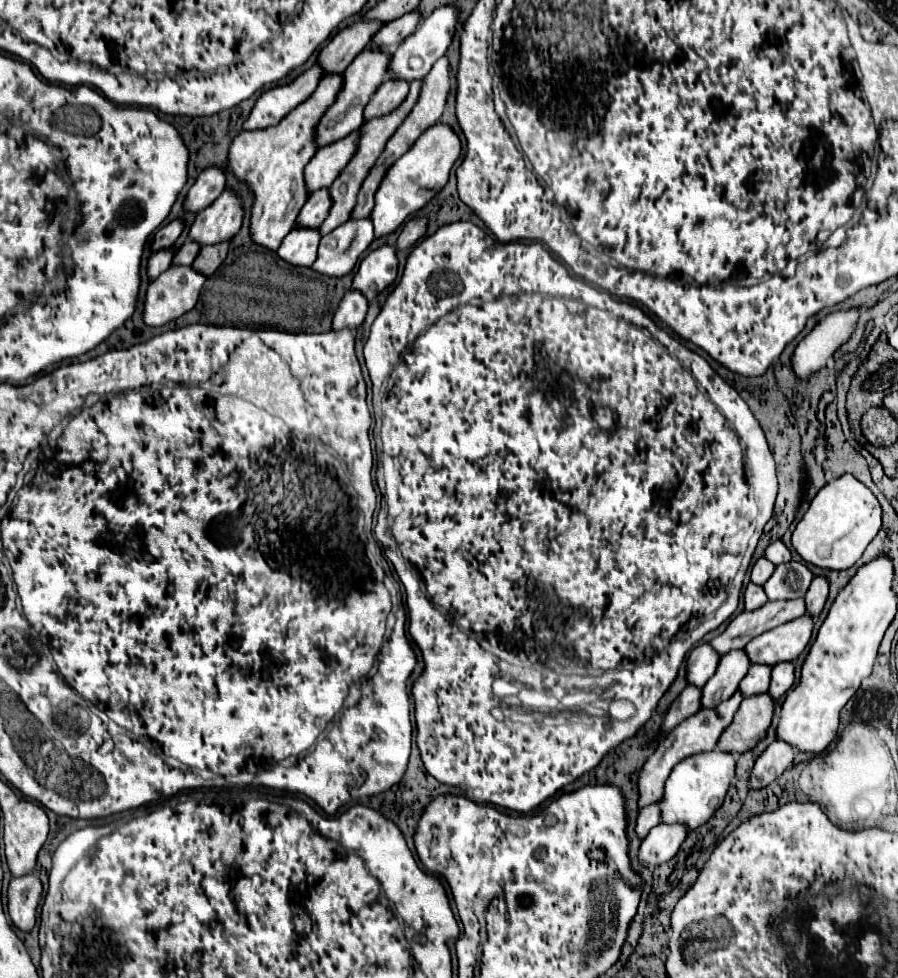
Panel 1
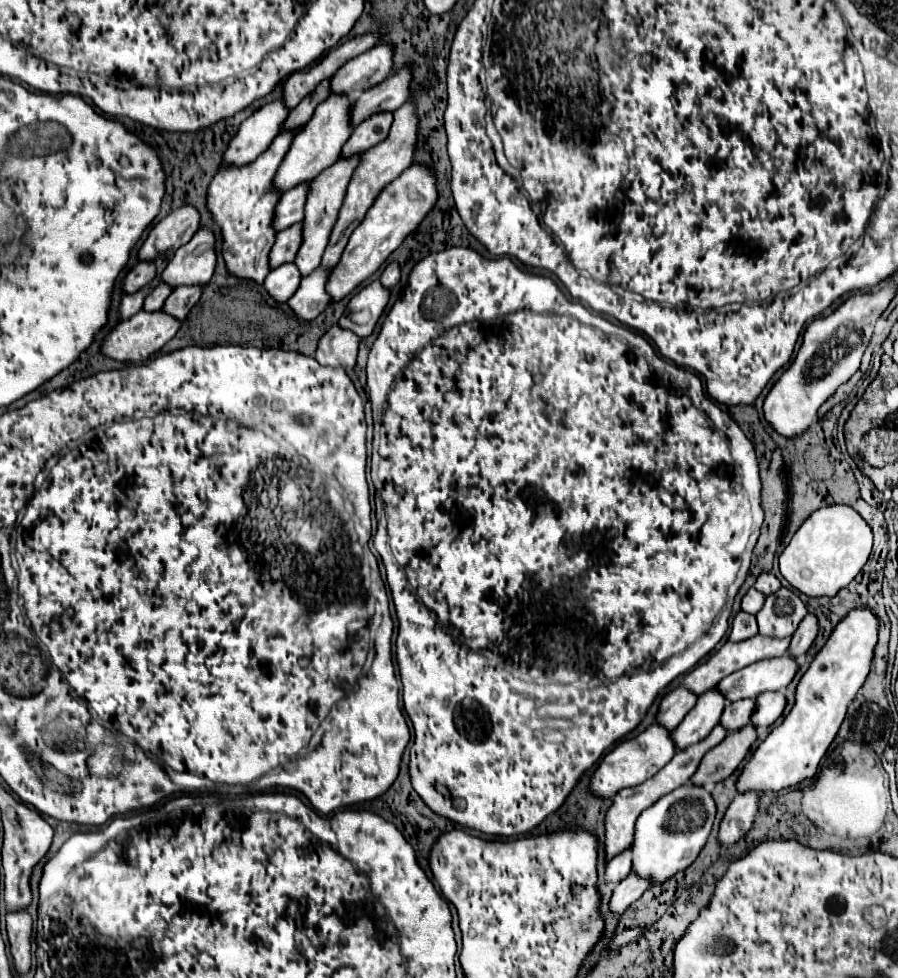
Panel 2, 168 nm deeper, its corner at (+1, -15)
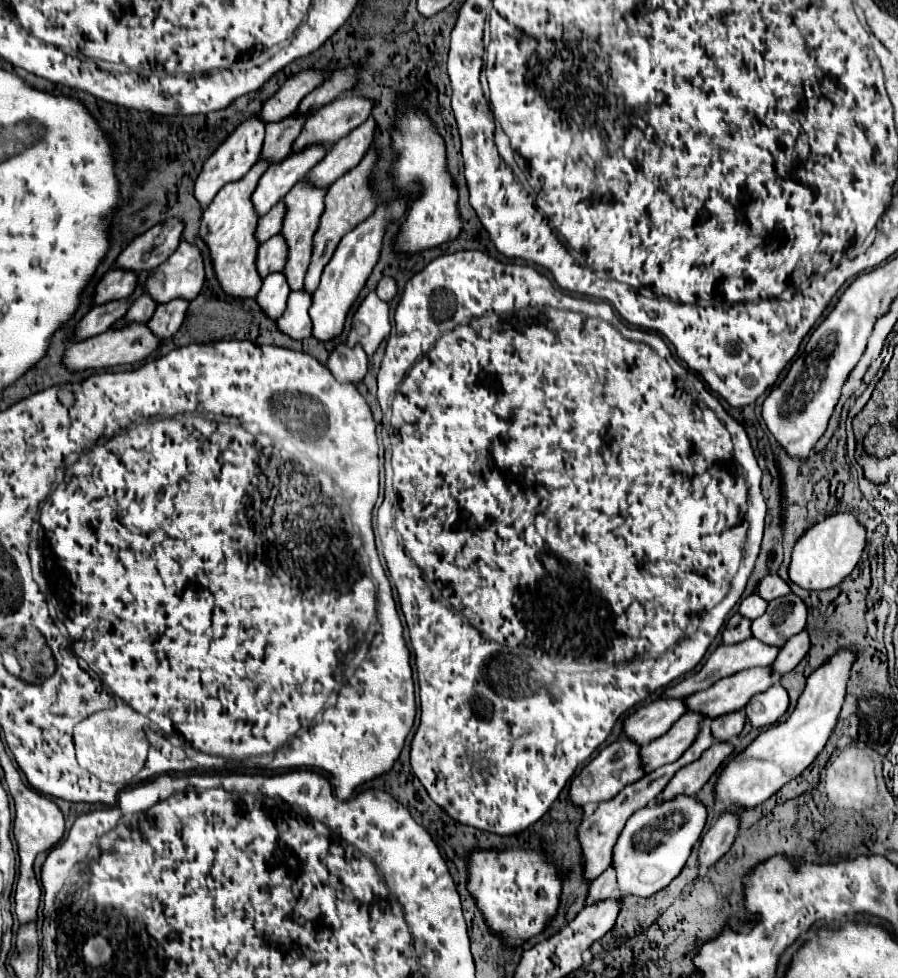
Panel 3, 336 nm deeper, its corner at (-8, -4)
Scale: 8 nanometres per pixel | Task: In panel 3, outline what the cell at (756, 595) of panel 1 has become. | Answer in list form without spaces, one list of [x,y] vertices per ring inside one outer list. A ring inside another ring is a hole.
[[[733,614],[733,616],[727,620],[727,624],[725,624],[723,632],[721,632],[723,644],[739,644],[739,642],[751,638],[749,626],[751,626],[751,620],[747,620],[747,618],[739,616],[739,614]]]

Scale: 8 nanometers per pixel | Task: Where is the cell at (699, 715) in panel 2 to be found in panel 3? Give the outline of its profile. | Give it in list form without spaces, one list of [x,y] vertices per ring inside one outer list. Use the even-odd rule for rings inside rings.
[[[687,712],[669,728],[669,732],[655,738],[647,746],[643,746],[641,748],[643,772],[651,774],[655,768],[661,768],[661,766],[677,760],[685,752],[685,748],[689,748],[691,742],[695,740],[701,720],[703,720],[701,714]]]

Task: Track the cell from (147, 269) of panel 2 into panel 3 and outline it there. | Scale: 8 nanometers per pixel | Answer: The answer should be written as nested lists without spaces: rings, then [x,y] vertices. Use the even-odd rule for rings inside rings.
[[[109,270],[95,286],[93,294],[93,304],[107,304],[119,298],[127,298],[133,294],[137,284],[137,278],[133,272],[123,272],[123,270]]]

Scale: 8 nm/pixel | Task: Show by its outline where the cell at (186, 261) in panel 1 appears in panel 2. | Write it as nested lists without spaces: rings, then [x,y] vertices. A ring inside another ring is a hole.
[[[158,283],[156,289],[152,289],[152,291],[148,293],[148,297],[146,297],[146,301],[144,301],[144,309],[146,309],[146,311],[156,311],[156,309],[160,309],[160,307],[164,305],[164,301],[168,299],[168,295],[170,295],[172,289],[174,289],[174,287],[170,287],[170,285]]]

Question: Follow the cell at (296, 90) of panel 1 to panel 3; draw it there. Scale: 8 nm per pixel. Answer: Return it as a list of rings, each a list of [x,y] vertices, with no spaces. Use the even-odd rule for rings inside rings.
[[[251,116],[239,128],[235,128],[235,132],[211,154],[211,158],[203,164],[203,170],[197,176],[195,190],[193,190],[197,202],[201,204],[201,210],[207,210],[207,206],[211,204],[211,200],[215,198],[215,194],[227,182],[235,182],[235,180],[243,178],[249,172],[249,168],[259,160],[259,150],[263,146],[263,136],[265,136],[265,124],[257,116]]]

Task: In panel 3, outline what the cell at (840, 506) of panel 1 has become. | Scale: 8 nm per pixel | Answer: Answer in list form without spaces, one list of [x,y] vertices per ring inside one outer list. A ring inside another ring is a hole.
[[[835,514],[807,530],[795,544],[789,580],[805,590],[827,590],[839,586],[851,574],[865,548],[865,528],[851,514]]]

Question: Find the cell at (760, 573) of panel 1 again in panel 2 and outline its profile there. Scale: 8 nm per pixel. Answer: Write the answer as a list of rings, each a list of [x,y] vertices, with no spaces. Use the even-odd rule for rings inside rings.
[[[750,587],[750,589],[748,589],[748,593],[746,593],[746,595],[744,595],[744,599],[742,599],[742,611],[756,615],[756,613],[762,609],[764,599],[766,599],[766,597],[764,597],[758,589]]]

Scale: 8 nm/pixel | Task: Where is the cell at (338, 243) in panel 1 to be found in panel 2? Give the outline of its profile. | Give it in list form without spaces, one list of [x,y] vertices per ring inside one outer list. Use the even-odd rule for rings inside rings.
[[[316,267],[310,275],[306,275],[298,287],[298,291],[290,297],[288,305],[300,319],[314,319],[318,317],[326,305],[332,301],[330,293],[326,291],[328,275],[334,273],[334,267]]]

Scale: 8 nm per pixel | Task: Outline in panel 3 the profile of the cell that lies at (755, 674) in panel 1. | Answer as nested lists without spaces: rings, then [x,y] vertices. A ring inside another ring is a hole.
[[[731,712],[727,716],[719,716],[711,722],[711,734],[715,736],[715,742],[727,742],[733,736],[739,736],[743,730],[745,718],[741,712]]]

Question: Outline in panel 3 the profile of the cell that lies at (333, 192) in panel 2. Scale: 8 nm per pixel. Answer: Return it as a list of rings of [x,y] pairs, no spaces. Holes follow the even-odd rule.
[[[297,182],[291,192],[283,198],[287,204],[287,216],[283,216],[283,228],[281,236],[287,240],[287,264],[283,268],[283,276],[287,276],[287,284],[291,290],[301,290],[303,288],[303,278],[311,260],[311,244],[313,244],[313,234],[319,224],[319,216],[323,214],[323,198],[327,190],[325,188],[311,188],[309,184]]]

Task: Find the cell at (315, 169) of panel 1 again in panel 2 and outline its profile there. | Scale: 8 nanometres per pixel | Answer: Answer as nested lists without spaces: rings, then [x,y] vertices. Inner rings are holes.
[[[310,181],[300,183],[298,187],[294,187],[282,195],[282,199],[278,201],[278,207],[276,207],[276,219],[274,219],[276,231],[282,231],[282,229],[302,221],[306,191],[310,191]]]

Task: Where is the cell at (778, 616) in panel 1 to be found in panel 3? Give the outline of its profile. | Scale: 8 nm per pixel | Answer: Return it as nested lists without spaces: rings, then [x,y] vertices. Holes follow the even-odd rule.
[[[749,638],[749,640],[745,640],[745,642],[741,642],[741,644],[733,644],[733,646],[719,646],[719,648],[715,648],[715,650],[711,652],[711,656],[709,656],[707,662],[701,666],[701,670],[697,670],[697,672],[685,676],[681,682],[669,686],[669,688],[661,694],[661,698],[685,698],[685,696],[689,696],[689,694],[695,694],[695,692],[699,692],[699,690],[709,688],[709,686],[715,684],[717,680],[721,680],[721,678],[725,678],[725,676],[731,676],[731,674],[735,674],[735,672],[741,672],[741,670],[747,670],[747,668],[755,668],[755,666],[767,666],[767,664],[771,664],[771,662],[775,660],[777,652],[779,652],[779,648],[767,646],[767,644],[763,644],[763,642],[755,640],[755,638]]]

